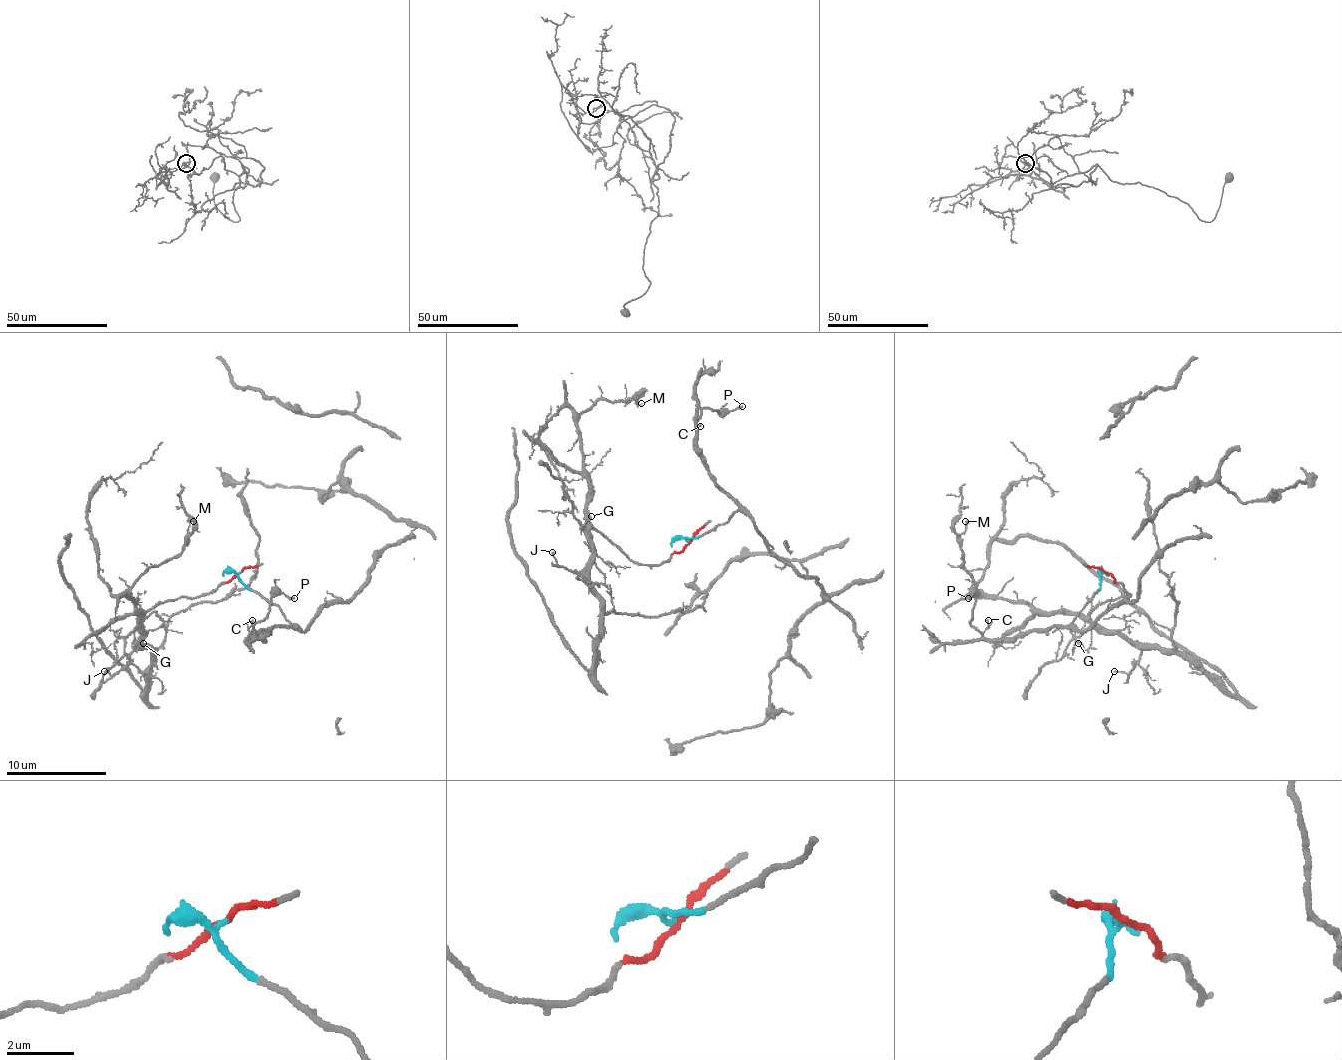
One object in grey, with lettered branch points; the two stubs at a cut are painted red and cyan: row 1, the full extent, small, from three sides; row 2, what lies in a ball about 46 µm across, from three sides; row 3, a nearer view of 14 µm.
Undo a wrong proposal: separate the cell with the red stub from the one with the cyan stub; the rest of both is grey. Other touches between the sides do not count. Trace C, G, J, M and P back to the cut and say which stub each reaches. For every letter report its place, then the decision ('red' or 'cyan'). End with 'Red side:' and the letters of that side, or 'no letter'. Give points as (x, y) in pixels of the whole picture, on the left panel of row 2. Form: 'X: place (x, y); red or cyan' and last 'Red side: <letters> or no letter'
C: place (252, 620); cyan
G: place (143, 643); red
J: place (104, 671); red
M: place (193, 521); red
P: place (294, 598); cyan
Red side: G, J, M

